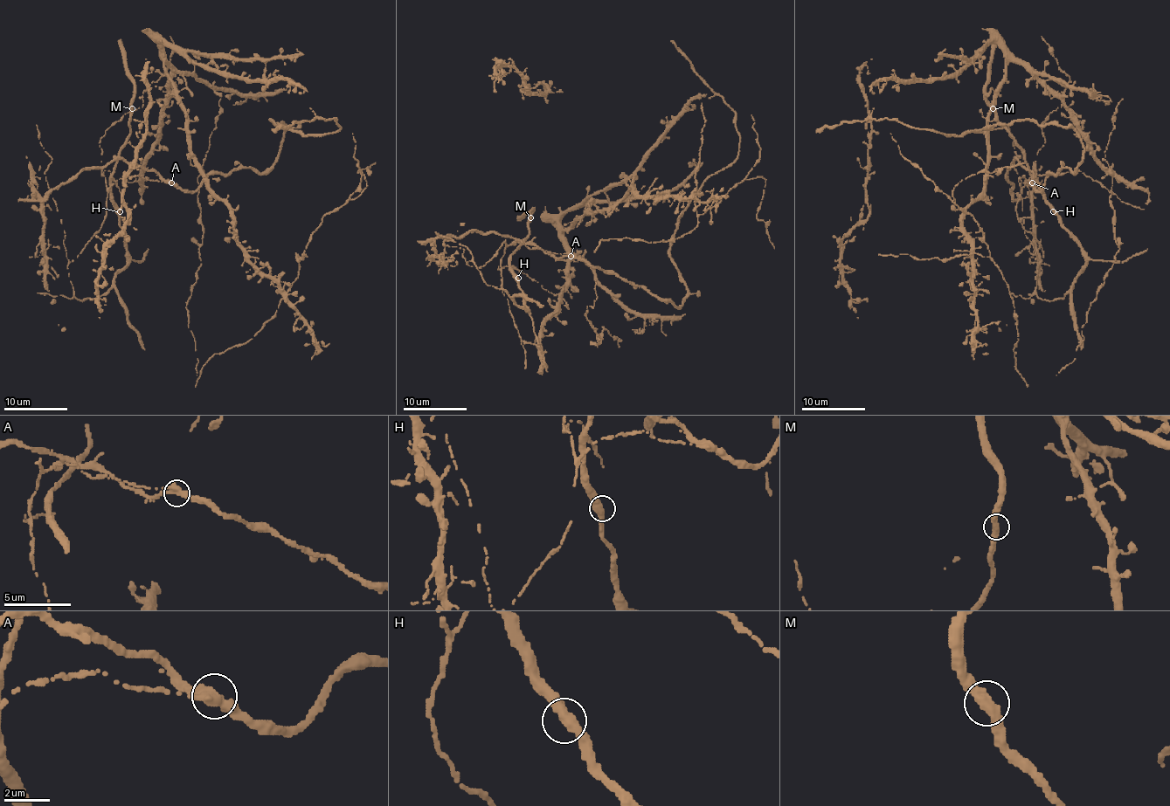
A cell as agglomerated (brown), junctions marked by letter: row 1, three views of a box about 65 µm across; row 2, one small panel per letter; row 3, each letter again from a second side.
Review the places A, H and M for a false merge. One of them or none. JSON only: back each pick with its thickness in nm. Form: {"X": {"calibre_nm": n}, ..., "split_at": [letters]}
{"A": {"calibre_nm": 480}, "split_at": ["A"]}

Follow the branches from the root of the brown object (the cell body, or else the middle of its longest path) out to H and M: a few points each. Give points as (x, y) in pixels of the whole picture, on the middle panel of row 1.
H: (567, 254), (557, 257), (545, 254), (537, 246), (517, 241), (517, 248), (510, 254), (510, 270), (518, 278)
M: (567, 254), (557, 257), (522, 241), (515, 243), (517, 248), (528, 237), (531, 217)

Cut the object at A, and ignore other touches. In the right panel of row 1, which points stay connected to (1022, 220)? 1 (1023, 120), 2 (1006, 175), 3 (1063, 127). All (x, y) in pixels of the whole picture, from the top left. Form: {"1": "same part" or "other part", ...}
{"1": "other part", "2": "other part", "3": "other part"}

